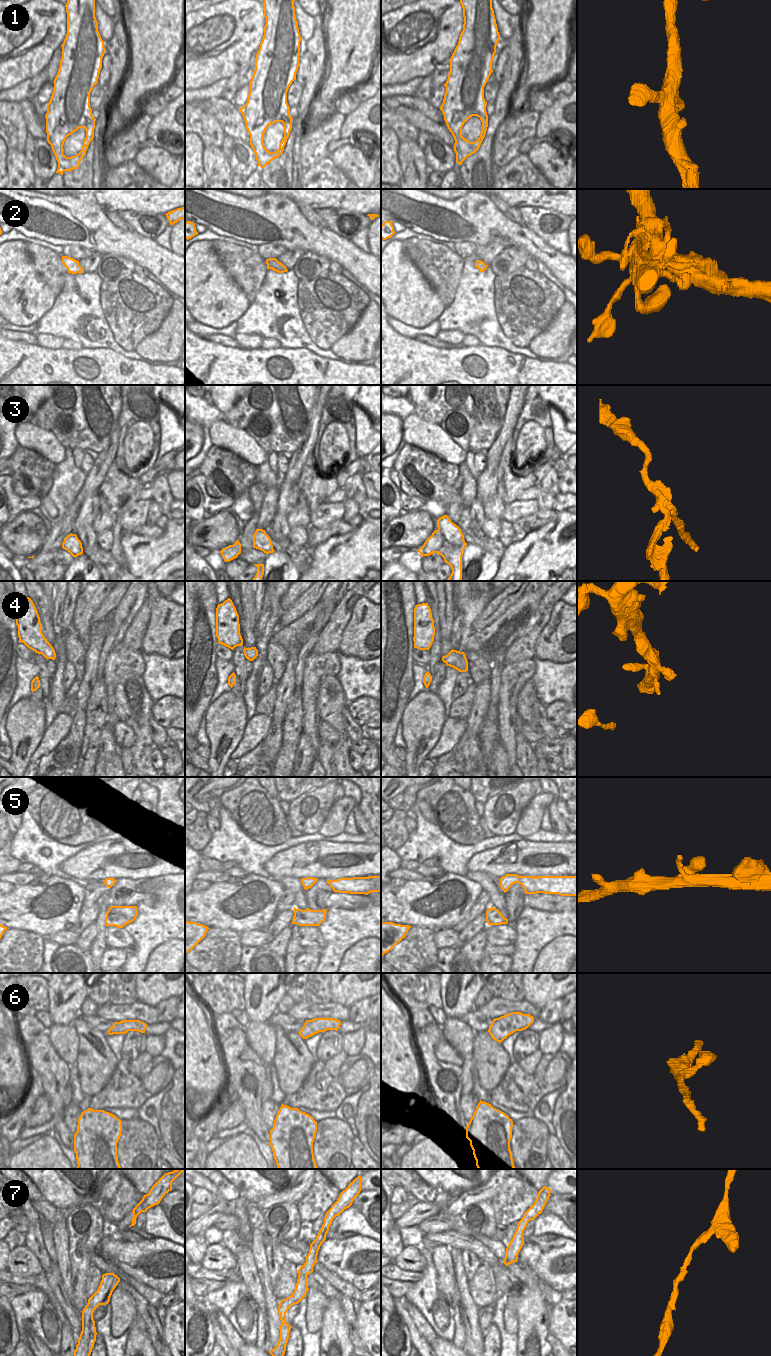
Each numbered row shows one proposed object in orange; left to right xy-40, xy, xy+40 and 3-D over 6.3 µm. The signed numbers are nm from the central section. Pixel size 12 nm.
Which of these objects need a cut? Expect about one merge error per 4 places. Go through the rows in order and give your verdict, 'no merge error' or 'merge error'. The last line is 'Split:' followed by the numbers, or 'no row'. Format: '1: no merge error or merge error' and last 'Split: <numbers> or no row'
1: no merge error
2: no merge error
3: merge error
4: no merge error
5: no merge error
6: no merge error
7: no merge error
Split: 3

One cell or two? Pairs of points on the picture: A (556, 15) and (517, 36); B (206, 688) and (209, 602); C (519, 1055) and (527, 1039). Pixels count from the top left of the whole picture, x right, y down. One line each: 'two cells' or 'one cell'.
A: two cells
B: one cell
C: one cell

